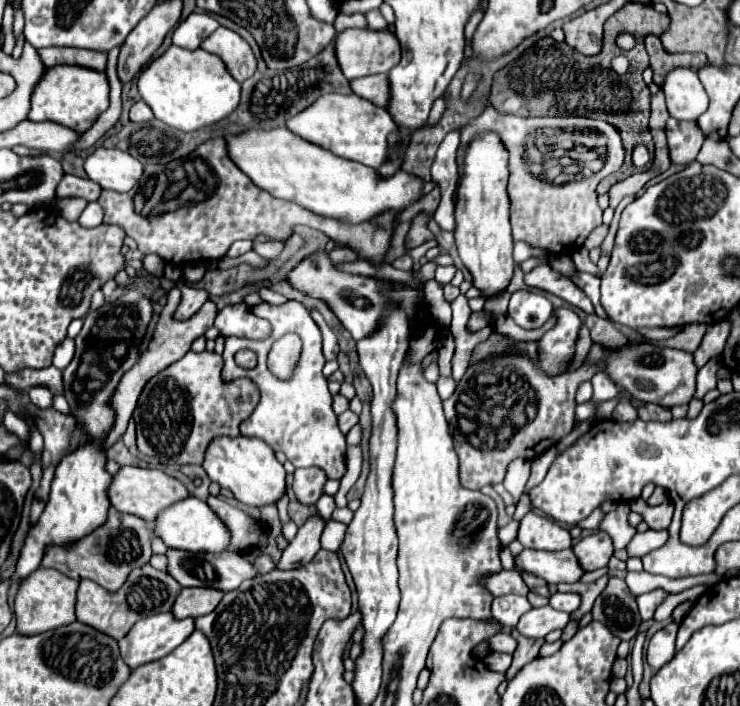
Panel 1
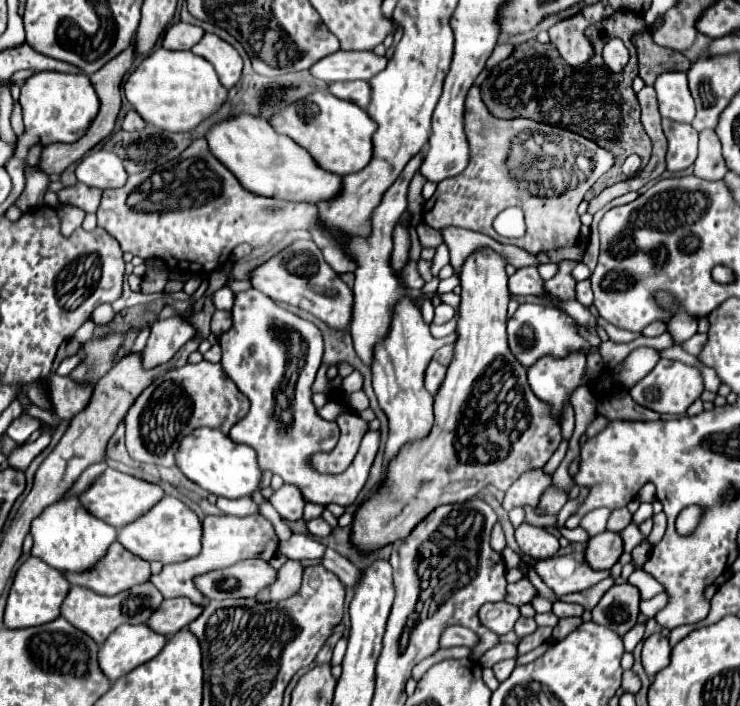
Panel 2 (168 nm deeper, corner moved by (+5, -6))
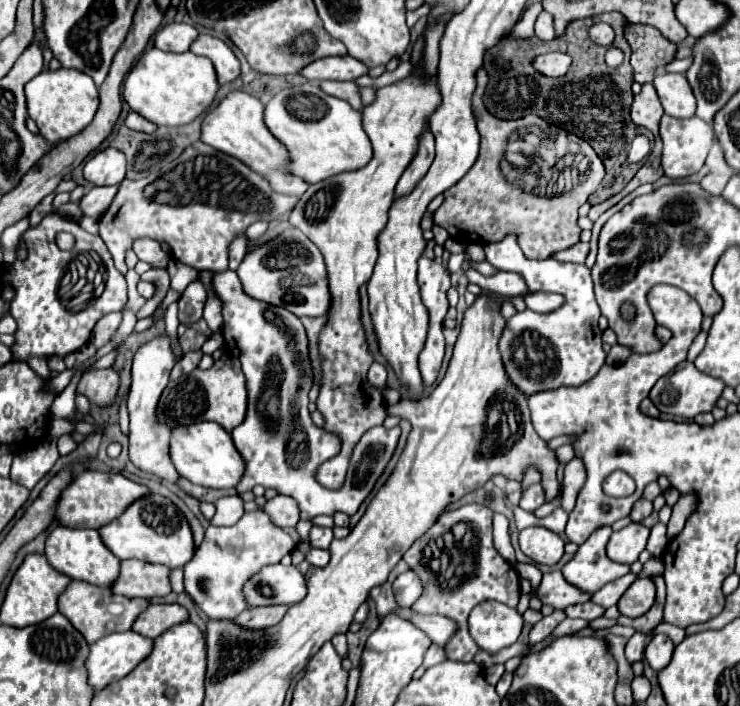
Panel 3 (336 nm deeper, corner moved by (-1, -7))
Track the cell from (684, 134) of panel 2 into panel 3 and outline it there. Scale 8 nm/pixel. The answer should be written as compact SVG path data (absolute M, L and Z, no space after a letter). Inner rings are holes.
M663 116L659 132L663 138L663 170L665 170L665 176L669 176L669 178L685 178L689 174L695 174L705 164L707 152L715 138L713 126L703 122L697 116L687 118L687 120Z

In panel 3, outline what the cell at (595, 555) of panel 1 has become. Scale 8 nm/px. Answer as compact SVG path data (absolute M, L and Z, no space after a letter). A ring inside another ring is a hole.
M629 524L627 528L611 534L607 544L607 556L613 562L631 564L645 550L647 536L649 536L649 528L645 528L643 524Z

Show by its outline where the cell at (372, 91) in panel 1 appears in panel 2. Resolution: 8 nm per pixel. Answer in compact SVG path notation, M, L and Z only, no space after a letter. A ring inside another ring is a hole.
M347 81L347 83L329 83L329 93L345 99L345 101L353 101L355 105L359 105L361 109L367 109L369 99L371 99L371 87L367 81Z

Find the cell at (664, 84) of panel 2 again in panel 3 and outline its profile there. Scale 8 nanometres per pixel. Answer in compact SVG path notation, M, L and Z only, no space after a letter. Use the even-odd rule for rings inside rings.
M661 72L655 76L653 86L665 108L665 114L673 118L691 118L695 114L697 102L685 74Z

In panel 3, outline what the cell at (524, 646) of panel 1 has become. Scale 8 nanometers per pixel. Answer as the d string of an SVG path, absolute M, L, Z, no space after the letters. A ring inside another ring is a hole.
M555 610L551 616L545 616L543 620L539 620L529 632L529 644L533 646L533 644L541 642L543 638L547 638L563 618L565 618L565 612L563 610Z

